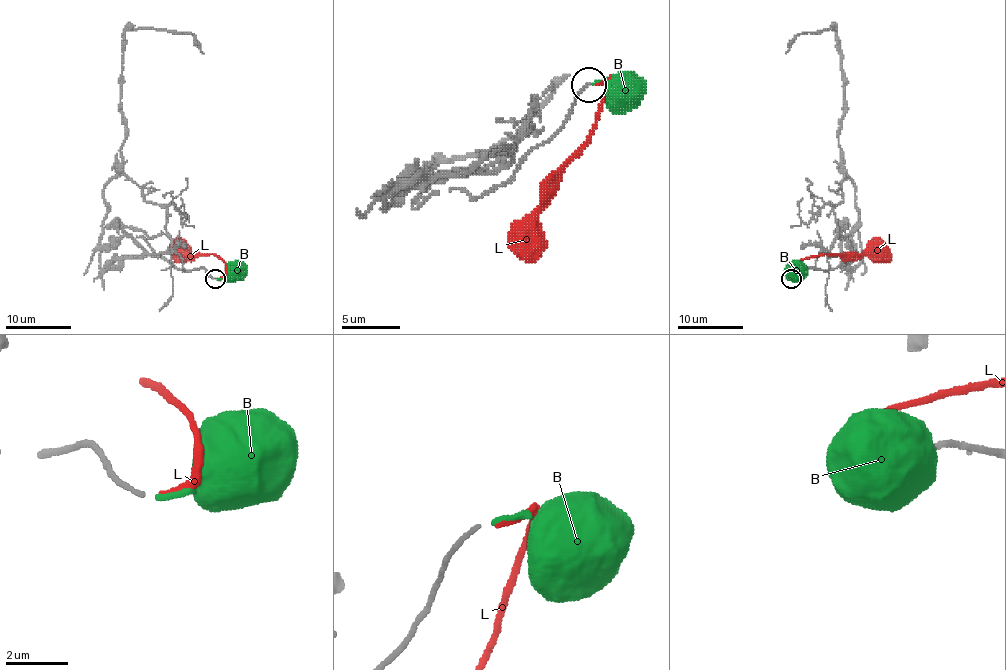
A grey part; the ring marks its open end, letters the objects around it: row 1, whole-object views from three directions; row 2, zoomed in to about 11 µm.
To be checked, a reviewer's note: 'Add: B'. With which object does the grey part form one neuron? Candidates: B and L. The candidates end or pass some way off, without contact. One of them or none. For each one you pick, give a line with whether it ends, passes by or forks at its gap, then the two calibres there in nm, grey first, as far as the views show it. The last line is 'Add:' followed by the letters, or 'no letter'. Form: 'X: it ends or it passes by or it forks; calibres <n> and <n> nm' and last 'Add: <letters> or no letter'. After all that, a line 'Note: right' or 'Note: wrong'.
B: it ends; calibres 130 and 160 nm
Add: B
Note: right

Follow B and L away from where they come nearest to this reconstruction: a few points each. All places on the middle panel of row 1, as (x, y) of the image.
B: (592, 84), (607, 81), (613, 92), (619, 95)
L: (595, 84), (607, 81), (592, 133), (563, 168), (558, 188), (514, 232), (520, 238)

